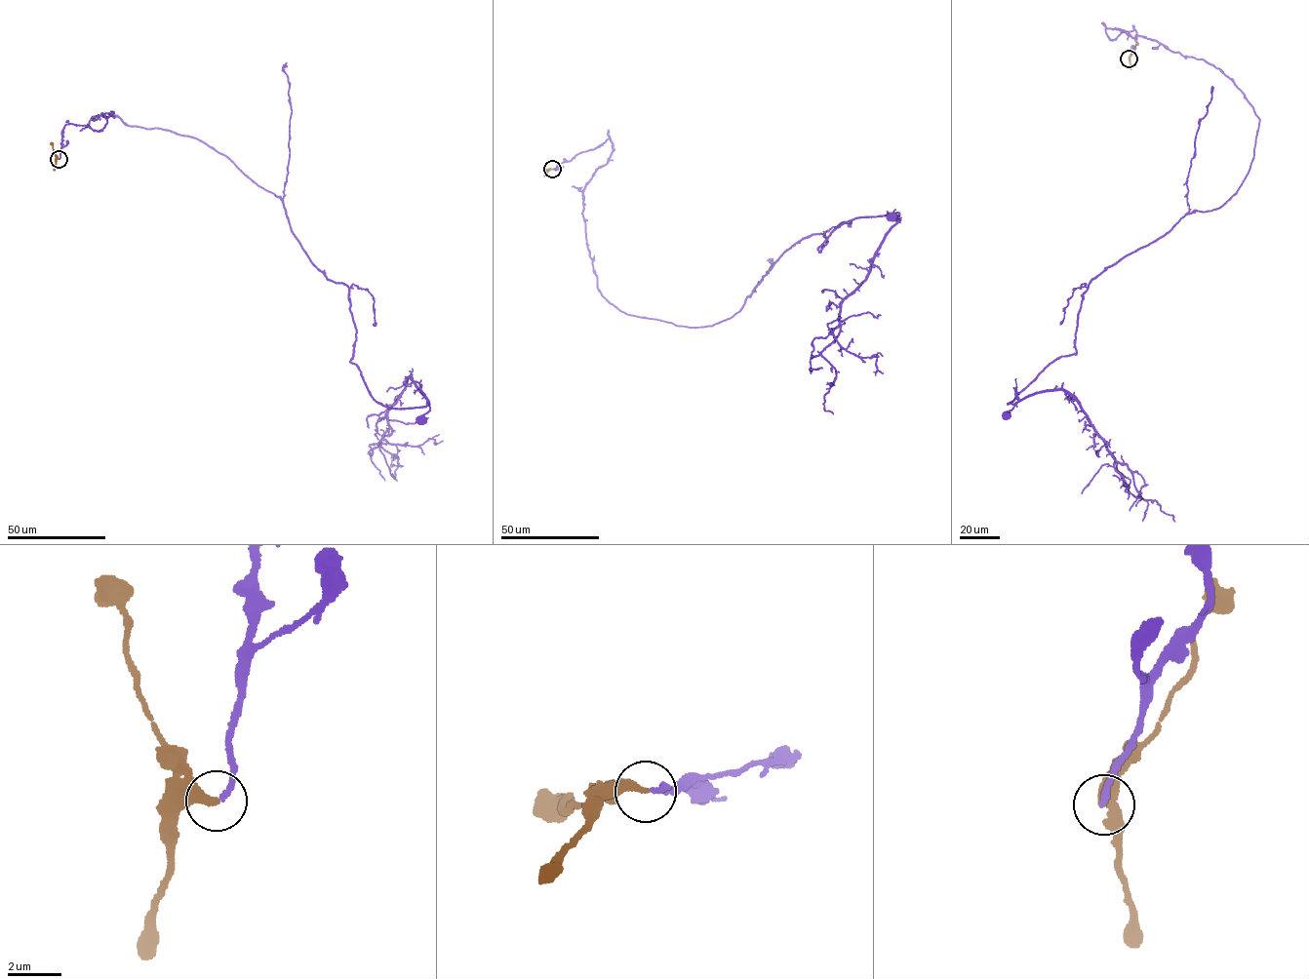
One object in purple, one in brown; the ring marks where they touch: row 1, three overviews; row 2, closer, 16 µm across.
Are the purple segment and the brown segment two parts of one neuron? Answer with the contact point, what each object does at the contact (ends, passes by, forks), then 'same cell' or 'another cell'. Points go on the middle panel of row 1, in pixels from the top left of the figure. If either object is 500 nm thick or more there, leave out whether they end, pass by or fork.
at (552, 169); purple ends there; brown ends there; same cell

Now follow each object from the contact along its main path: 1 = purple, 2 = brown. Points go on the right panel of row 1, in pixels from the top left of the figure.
1: (1129, 58), (1136, 30), (1105, 29), (1231, 79), (1259, 120), (1249, 171), (1092, 279), (1076, 352), (1006, 415)
2: (1129, 58), (1136, 42)

